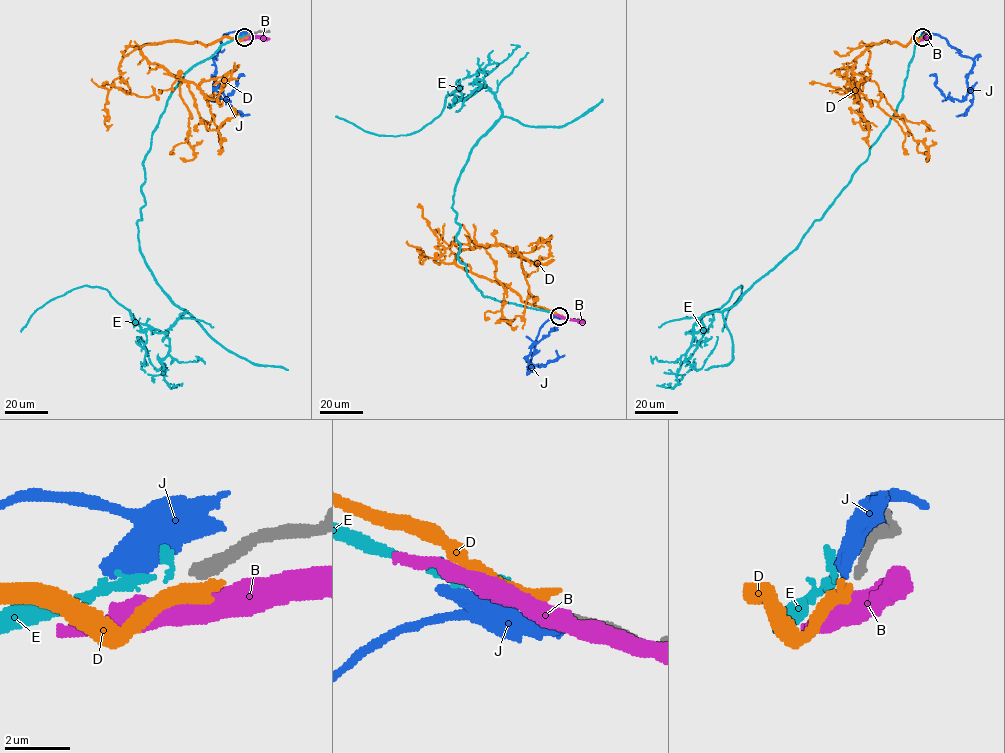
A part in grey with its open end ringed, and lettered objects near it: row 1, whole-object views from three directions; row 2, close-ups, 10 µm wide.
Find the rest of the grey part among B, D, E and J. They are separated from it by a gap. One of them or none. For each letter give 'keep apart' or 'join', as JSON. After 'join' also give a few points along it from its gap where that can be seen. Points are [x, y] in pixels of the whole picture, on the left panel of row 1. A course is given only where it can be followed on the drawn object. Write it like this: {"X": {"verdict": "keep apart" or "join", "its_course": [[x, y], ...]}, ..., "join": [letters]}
{"B": {"verdict": "keep apart"}, "D": {"verdict": "keep apart"}, "E": {"verdict": "keep apart"}, "J": {"verdict": "keep apart"}, "join": []}

